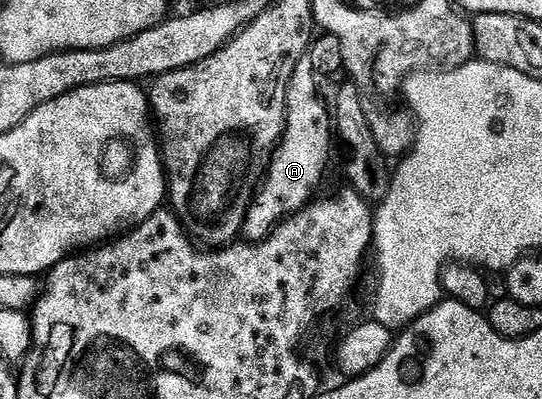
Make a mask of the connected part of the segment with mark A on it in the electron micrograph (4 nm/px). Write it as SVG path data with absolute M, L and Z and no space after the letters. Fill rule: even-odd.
M310 60L300 61L286 85L286 127L250 202L240 235L243 243L263 242L284 219L315 201L330 166L330 138L332 140L331 111L318 95L318 74Z

